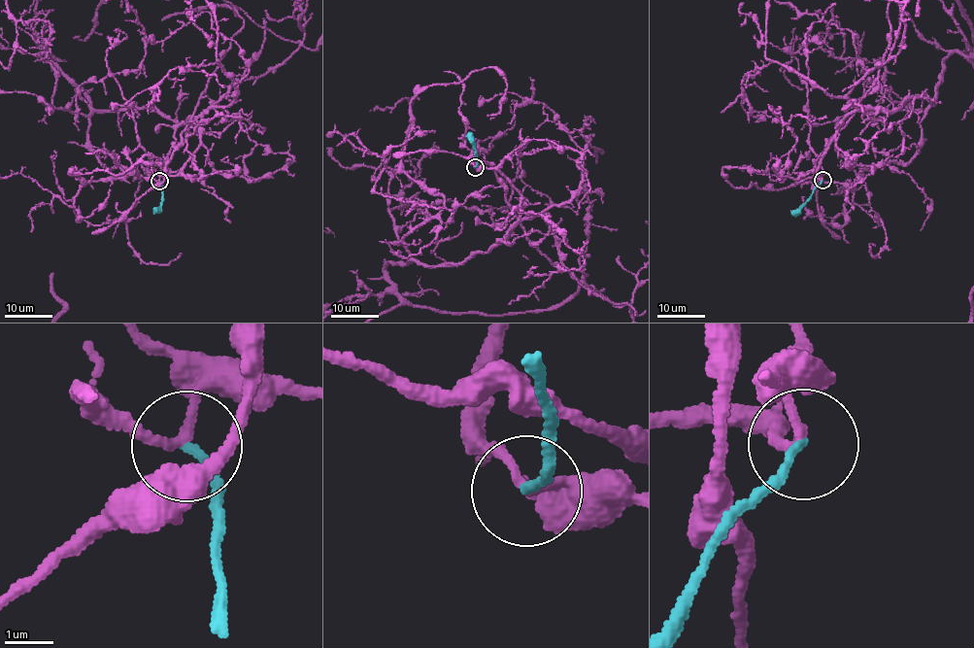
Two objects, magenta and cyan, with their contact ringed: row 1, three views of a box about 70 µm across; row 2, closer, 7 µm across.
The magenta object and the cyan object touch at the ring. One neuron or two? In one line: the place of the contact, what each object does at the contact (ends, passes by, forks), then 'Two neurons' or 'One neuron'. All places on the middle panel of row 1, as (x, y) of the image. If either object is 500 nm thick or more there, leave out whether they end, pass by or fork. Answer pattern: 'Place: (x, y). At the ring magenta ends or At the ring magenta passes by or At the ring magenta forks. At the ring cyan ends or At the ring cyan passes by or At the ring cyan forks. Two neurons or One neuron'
Place: (475, 167). At the ring magenta passes by. At the ring cyan ends. Two neurons

